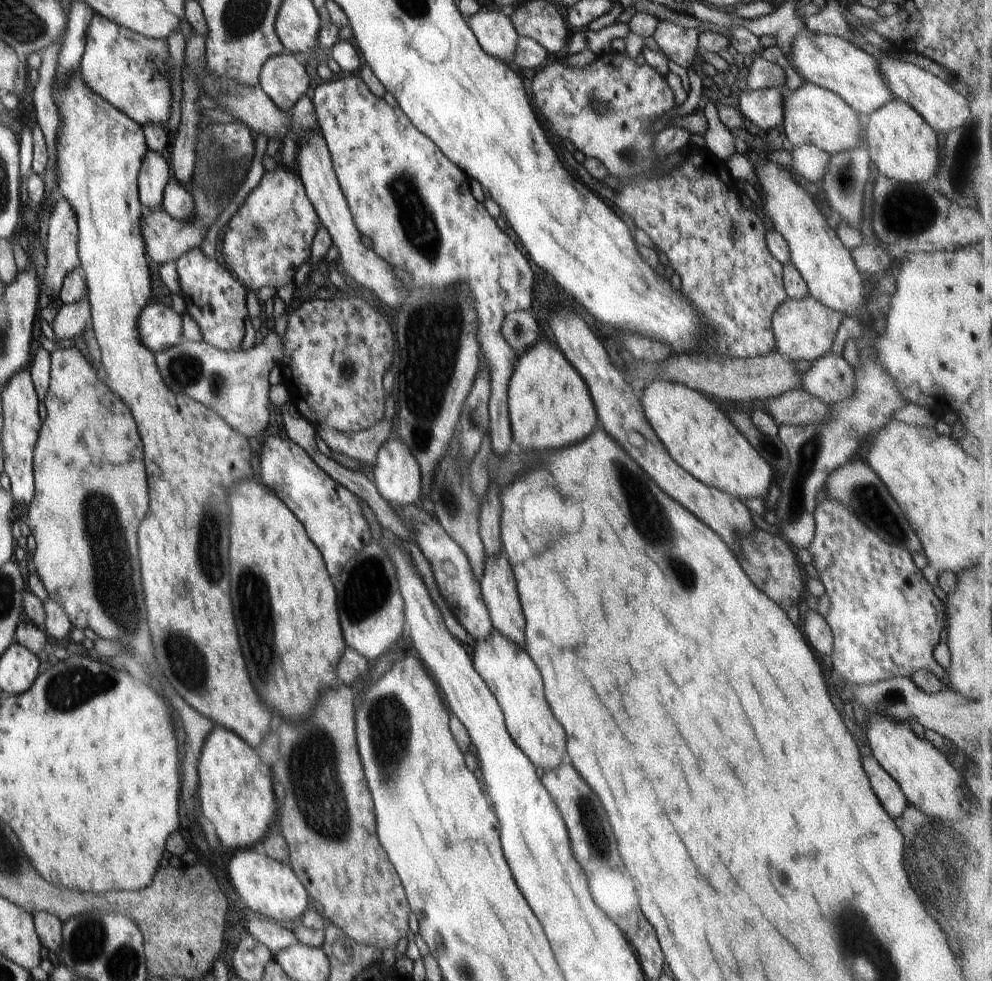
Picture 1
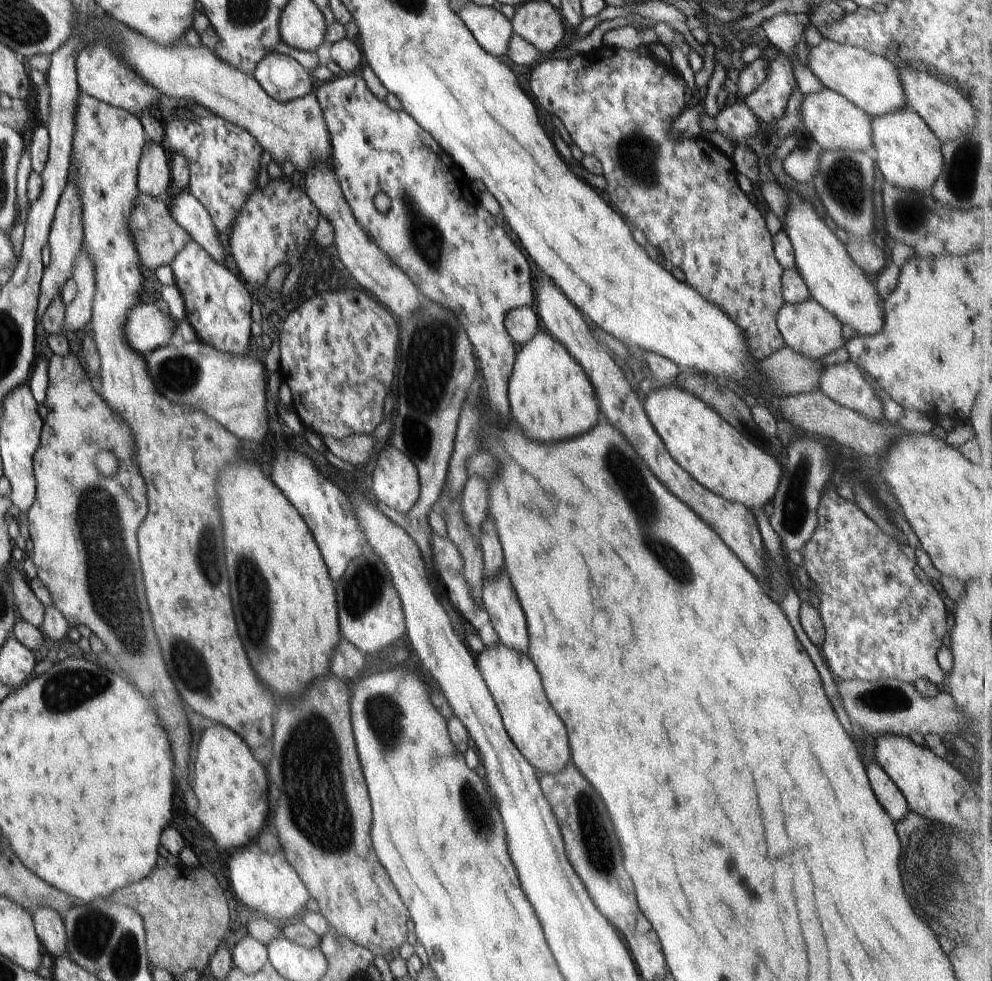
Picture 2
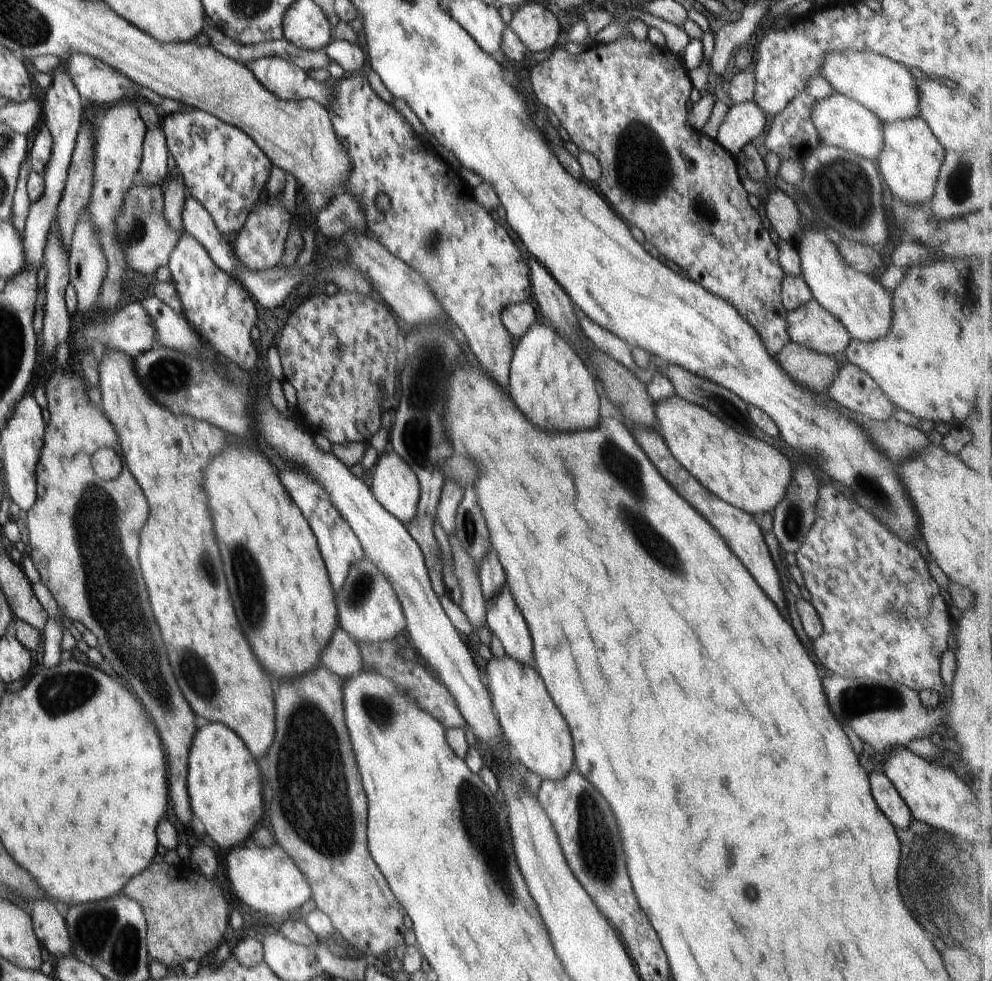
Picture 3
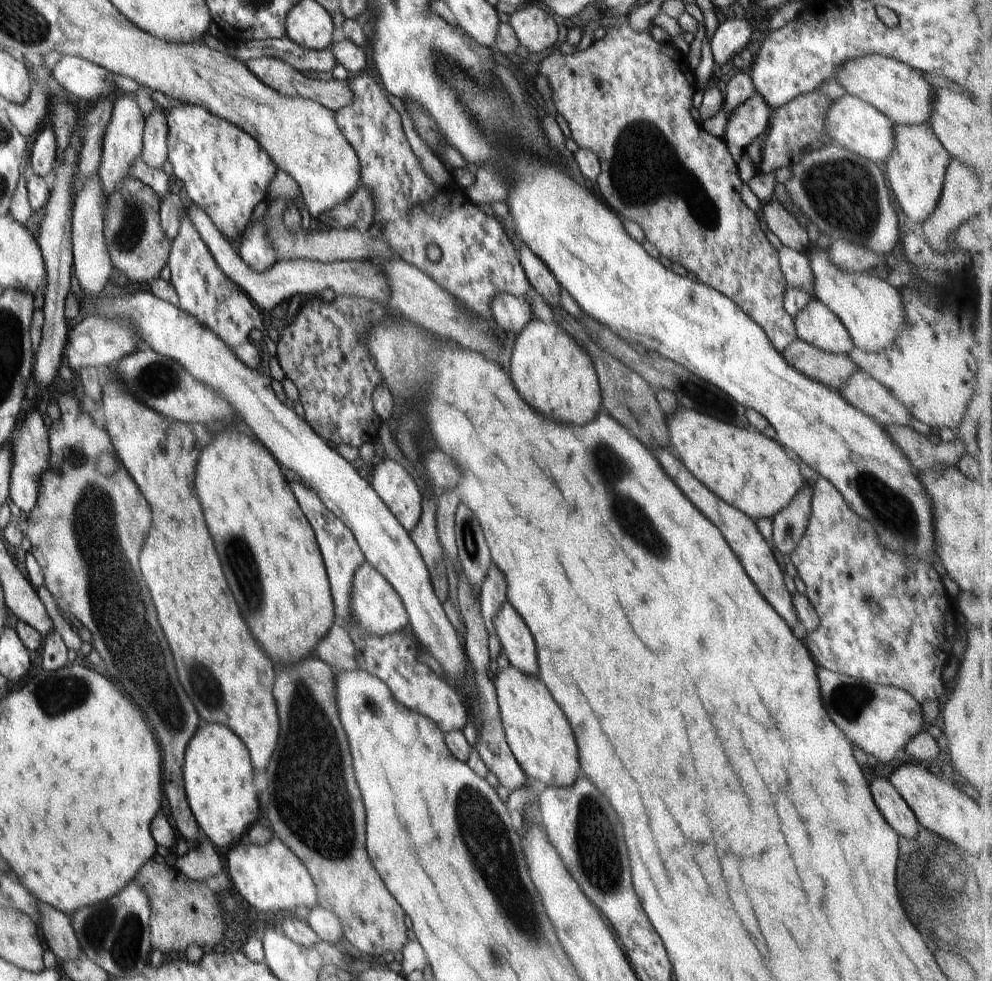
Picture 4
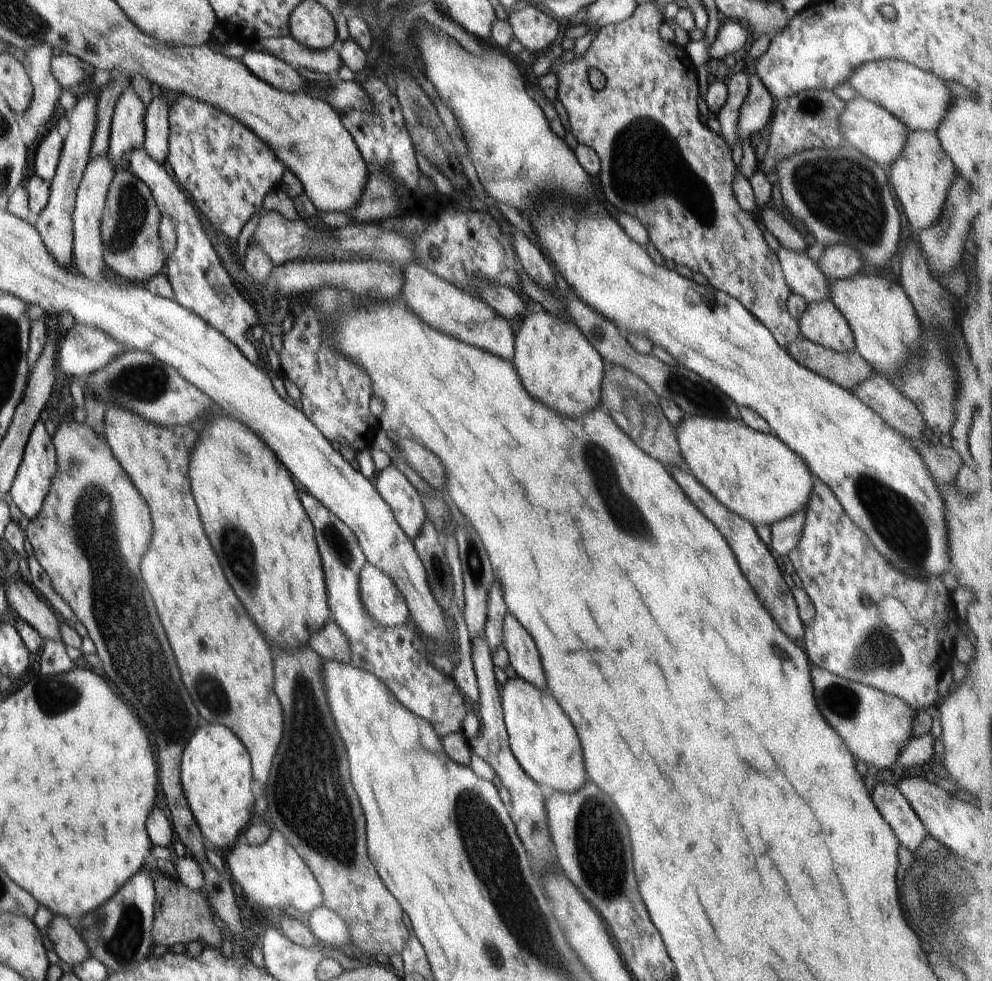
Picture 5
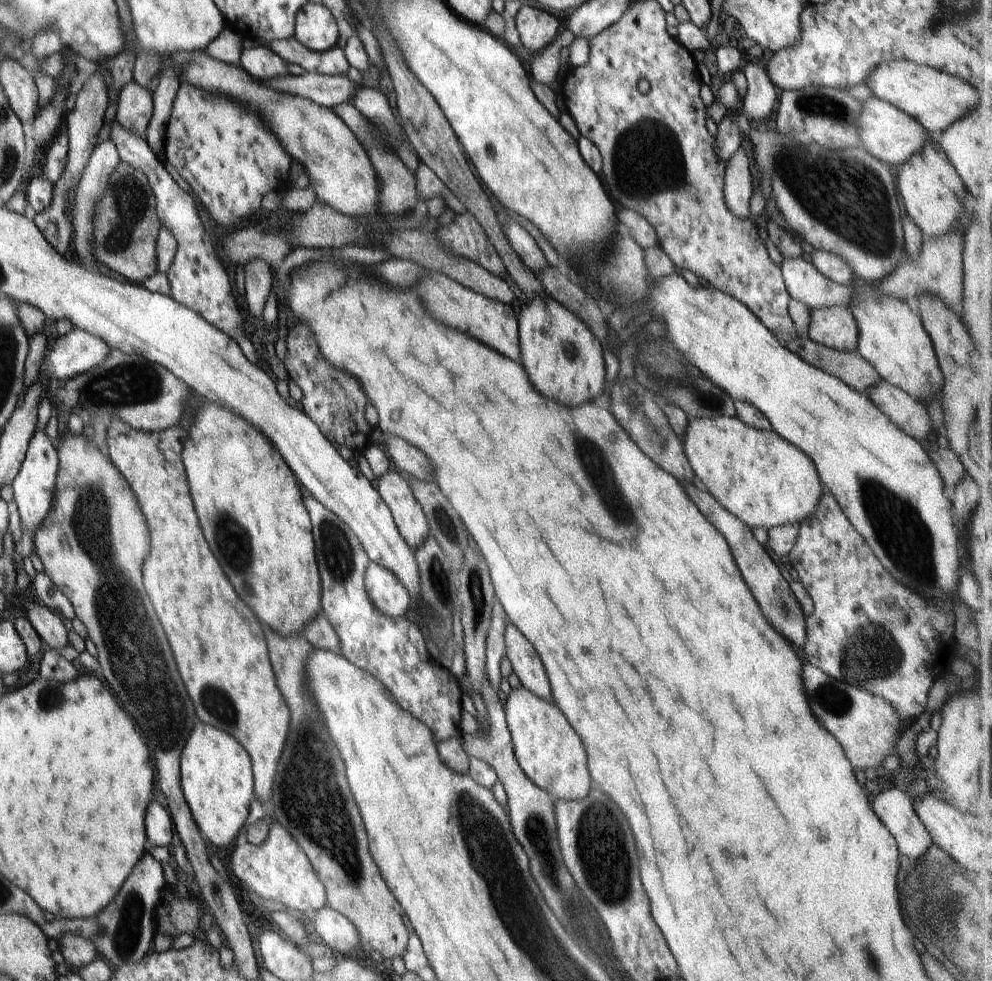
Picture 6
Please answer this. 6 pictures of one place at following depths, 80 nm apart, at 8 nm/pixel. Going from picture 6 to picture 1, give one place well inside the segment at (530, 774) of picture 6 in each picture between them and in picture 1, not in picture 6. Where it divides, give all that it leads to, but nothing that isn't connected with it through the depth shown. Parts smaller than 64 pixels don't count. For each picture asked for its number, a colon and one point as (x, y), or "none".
1: (507, 670)
2: (511, 678)
3: (540, 740)
4: (537, 732)
5: (542, 739)

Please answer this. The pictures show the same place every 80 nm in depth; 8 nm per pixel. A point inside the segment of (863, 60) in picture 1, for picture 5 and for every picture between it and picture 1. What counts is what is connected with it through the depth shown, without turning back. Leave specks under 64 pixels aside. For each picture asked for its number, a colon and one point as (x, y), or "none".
2: (870, 81)
3: (879, 83)
4: (903, 96)
5: (918, 98)

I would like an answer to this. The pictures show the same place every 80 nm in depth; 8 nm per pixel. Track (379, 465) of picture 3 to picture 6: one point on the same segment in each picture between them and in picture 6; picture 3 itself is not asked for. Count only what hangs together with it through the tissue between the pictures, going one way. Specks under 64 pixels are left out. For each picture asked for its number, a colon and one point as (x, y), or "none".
4: (393, 484)
5: (399, 494)
6: (412, 523)

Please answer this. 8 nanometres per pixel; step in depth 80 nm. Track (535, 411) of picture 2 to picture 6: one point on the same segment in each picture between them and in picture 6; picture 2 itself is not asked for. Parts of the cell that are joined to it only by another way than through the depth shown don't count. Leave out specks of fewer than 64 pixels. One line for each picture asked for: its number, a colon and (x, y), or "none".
3: (551, 384)
4: (547, 365)
5: (551, 355)
6: (563, 360)

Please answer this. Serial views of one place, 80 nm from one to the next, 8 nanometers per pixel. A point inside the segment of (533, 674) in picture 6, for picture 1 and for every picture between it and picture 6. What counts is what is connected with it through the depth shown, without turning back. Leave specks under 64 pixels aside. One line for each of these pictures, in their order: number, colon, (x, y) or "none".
1: (498, 588)
2: (499, 600)
3: (503, 618)
4: (516, 641)
5: (524, 658)

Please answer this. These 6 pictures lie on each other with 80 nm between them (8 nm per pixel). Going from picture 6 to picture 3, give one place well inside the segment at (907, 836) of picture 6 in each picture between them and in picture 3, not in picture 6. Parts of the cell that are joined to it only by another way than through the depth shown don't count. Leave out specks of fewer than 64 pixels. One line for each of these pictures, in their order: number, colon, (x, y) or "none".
3: (888, 799)
4: (893, 807)
5: (895, 809)

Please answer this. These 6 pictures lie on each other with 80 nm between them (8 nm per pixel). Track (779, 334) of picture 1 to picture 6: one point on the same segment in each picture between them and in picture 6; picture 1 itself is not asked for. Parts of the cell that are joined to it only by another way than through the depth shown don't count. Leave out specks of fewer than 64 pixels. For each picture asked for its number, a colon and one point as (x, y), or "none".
2: (807, 328)
3: (812, 326)
4: (815, 324)
5: (822, 323)
6: (834, 326)

